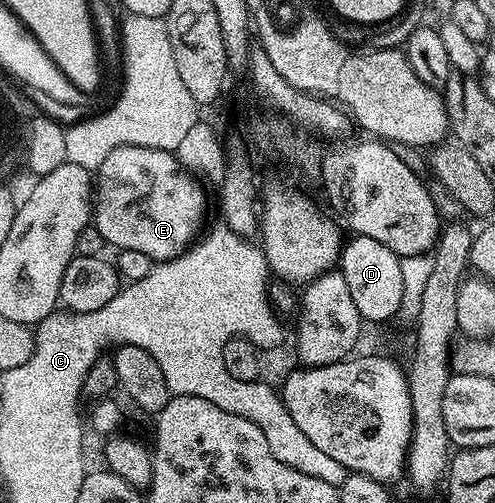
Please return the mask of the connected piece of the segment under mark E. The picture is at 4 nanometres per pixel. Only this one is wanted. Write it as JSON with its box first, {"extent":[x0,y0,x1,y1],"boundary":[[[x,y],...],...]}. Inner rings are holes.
{"extent":[92,147,205,261],"boundary":[[[117,147],[95,168],[92,226],[118,252],[147,253],[155,261],[174,259],[196,238],[205,215],[205,191],[196,181],[172,150]]]}

